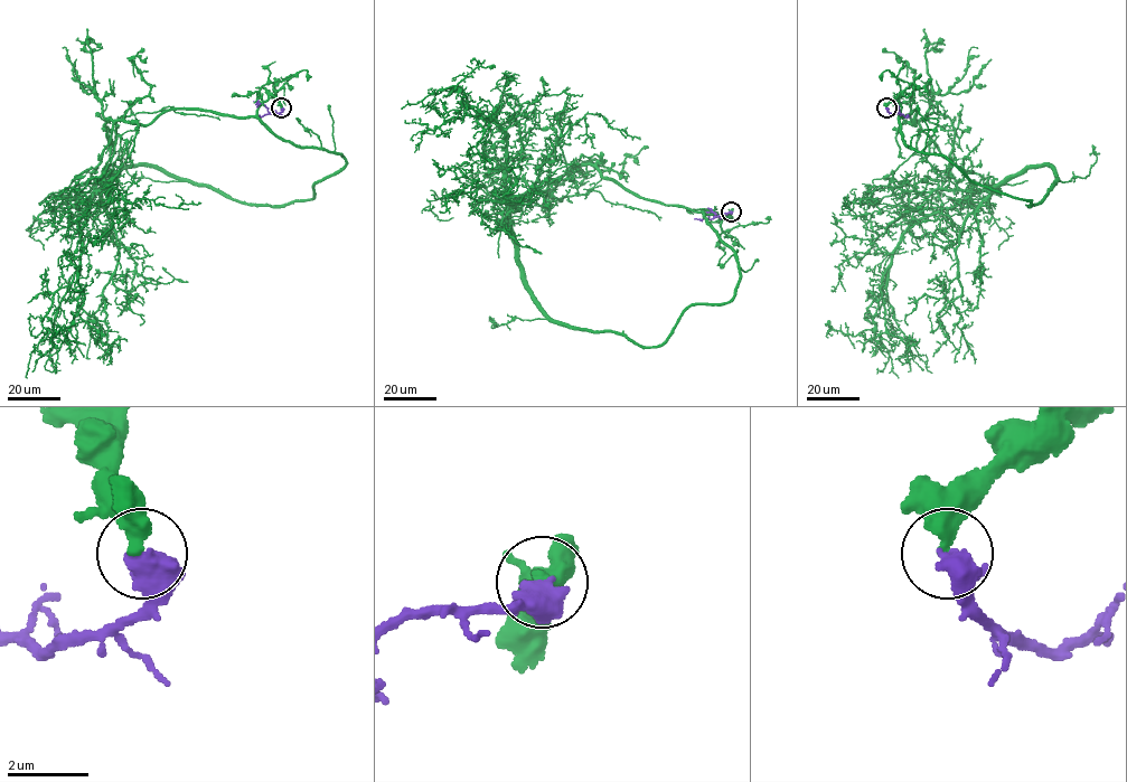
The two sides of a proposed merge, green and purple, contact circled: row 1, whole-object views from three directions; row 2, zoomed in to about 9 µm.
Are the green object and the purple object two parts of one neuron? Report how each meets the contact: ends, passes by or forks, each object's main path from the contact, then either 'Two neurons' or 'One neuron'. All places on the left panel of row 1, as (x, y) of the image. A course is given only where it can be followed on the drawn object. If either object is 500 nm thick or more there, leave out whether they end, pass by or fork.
Course of green: (281, 107), (271, 95), (254, 115), (116, 120), (69, 191), (80, 265), (54, 293), (27, 377). Course of purple: (281, 107), (274, 114), (253, 101). Two neurons

